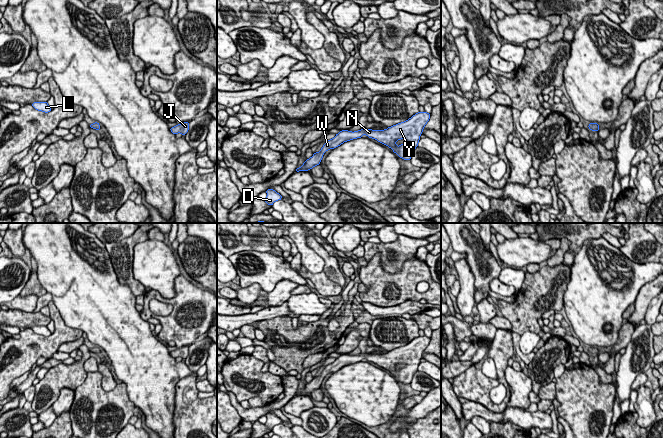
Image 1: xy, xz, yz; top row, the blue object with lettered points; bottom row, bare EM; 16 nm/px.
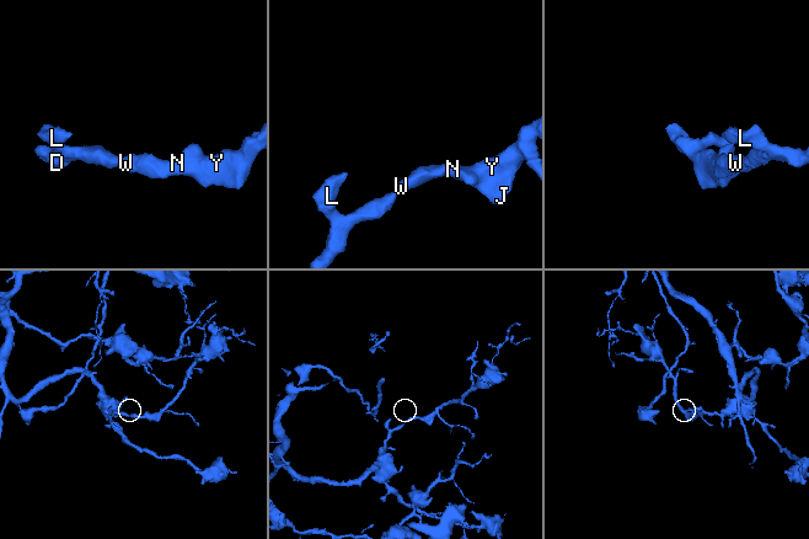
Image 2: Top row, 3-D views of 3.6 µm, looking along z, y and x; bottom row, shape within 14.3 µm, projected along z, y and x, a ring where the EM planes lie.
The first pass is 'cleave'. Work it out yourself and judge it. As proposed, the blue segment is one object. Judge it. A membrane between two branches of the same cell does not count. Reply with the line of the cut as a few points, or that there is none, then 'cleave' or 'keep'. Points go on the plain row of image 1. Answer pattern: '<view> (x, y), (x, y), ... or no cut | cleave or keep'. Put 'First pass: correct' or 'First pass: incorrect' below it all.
no cut | keep
First pass: incorrect

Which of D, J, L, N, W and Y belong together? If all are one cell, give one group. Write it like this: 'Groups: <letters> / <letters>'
Groups: D J L N W Y

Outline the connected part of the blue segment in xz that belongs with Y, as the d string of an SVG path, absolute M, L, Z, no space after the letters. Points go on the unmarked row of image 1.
M425 335L418 336L407 345L388 351L385 354L361 353L355 356L342 354L333 363L325 366L324 370L321 371L321 375L314 377L300 392L296 392L295 396L311 394L314 390L320 389L323 378L327 374L334 373L346 365L361 362L363 359L367 359L369 362L390 371L400 382L410 384L430 340L431 338Z

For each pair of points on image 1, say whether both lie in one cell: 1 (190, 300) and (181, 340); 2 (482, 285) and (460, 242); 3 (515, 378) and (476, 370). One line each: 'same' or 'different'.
1: same
2: same
3: different

